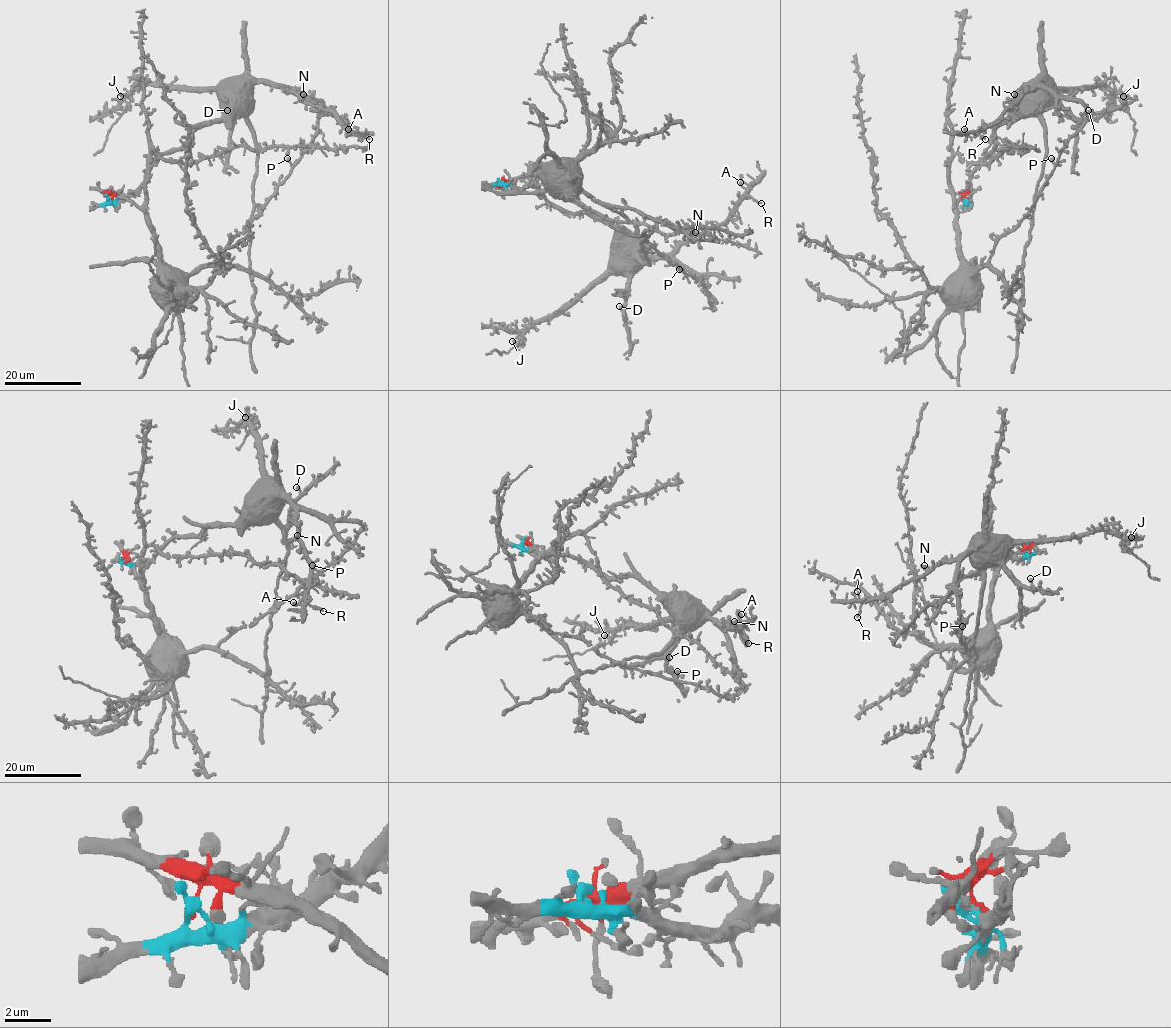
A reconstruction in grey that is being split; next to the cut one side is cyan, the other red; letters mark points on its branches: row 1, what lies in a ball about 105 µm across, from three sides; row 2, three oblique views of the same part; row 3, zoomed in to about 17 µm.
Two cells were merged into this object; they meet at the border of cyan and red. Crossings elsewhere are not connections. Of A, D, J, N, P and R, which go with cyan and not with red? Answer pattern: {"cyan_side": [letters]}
{"cyan_side": ["A", "D", "J", "N", "R"]}

